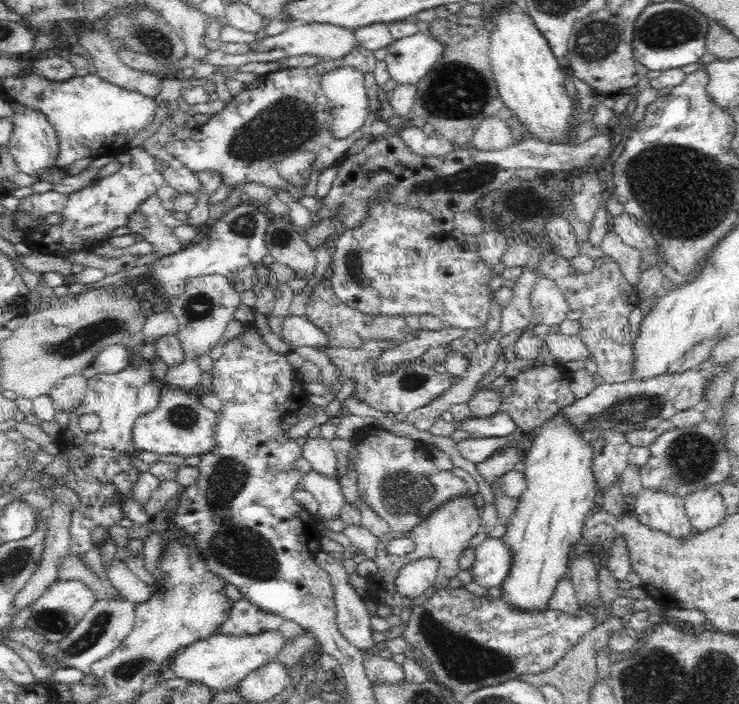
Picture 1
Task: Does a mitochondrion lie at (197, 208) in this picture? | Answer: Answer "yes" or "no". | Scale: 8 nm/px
no

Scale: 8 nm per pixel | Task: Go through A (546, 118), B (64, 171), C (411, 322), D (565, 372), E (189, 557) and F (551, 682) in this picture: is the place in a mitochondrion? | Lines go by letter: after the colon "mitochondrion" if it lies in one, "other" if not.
A: other
B: other
C: other
D: other
E: mitochondrion
F: other

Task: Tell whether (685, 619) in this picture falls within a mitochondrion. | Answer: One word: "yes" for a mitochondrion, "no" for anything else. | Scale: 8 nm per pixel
no

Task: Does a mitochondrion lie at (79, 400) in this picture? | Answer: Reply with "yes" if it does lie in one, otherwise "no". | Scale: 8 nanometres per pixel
no

